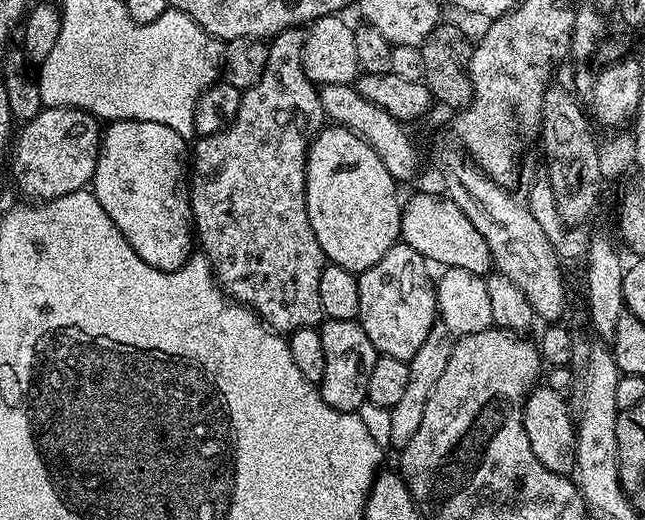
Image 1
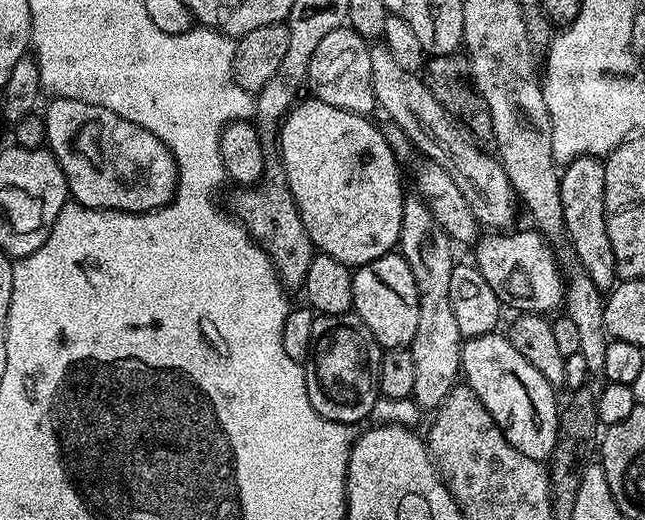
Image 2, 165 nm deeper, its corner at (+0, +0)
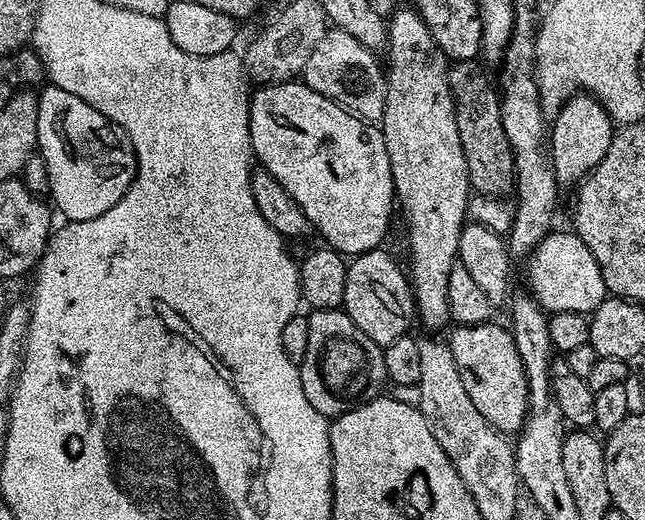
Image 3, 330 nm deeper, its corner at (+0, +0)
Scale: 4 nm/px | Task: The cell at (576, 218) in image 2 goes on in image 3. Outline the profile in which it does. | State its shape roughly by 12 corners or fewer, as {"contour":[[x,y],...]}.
{"contour":[[587,94],[550,124],[557,185],[579,185],[606,158],[614,121]]}

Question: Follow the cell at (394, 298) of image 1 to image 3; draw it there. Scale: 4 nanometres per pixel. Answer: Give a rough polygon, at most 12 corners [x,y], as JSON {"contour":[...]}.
{"contour":[[383,247],[351,257],[342,311],[381,346],[409,335],[409,277]]}

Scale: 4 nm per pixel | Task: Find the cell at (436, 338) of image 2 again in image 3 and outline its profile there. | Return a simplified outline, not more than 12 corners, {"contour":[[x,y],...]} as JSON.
{"contour":[[386,20],[382,131],[414,312],[450,324],[470,187],[450,61]]}

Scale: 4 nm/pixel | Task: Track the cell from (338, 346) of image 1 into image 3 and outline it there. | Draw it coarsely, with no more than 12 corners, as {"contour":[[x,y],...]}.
{"contour":[[340,308],[307,313],[306,402],[335,418],[381,395],[386,362]]}

